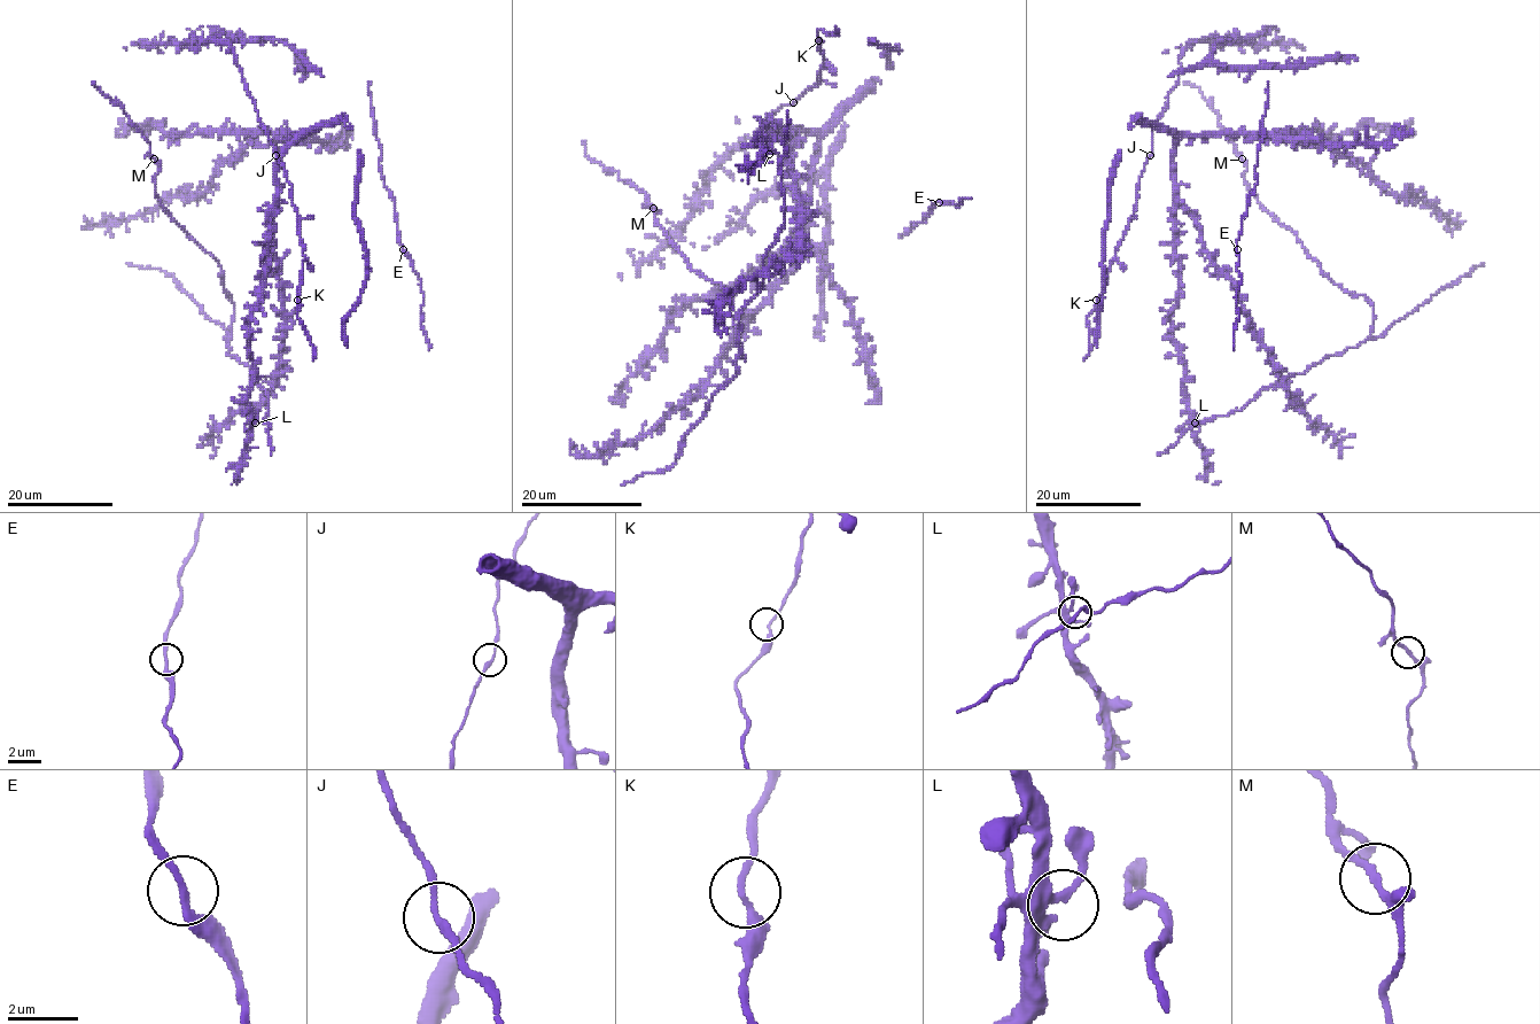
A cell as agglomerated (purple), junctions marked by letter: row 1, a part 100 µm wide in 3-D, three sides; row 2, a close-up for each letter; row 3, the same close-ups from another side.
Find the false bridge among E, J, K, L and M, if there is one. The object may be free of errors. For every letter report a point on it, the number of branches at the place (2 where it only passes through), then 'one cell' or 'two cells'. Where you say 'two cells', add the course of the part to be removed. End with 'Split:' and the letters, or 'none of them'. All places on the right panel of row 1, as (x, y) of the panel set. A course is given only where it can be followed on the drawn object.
E: (1237, 249) | 2 | one cell
J: (1150, 155) | 2 | one cell
K: (1096, 300) | 2 | one cell
L: (1195, 423) | 2 | one cell
M: (1242, 158) | 2 | one cell
Split: none of them

